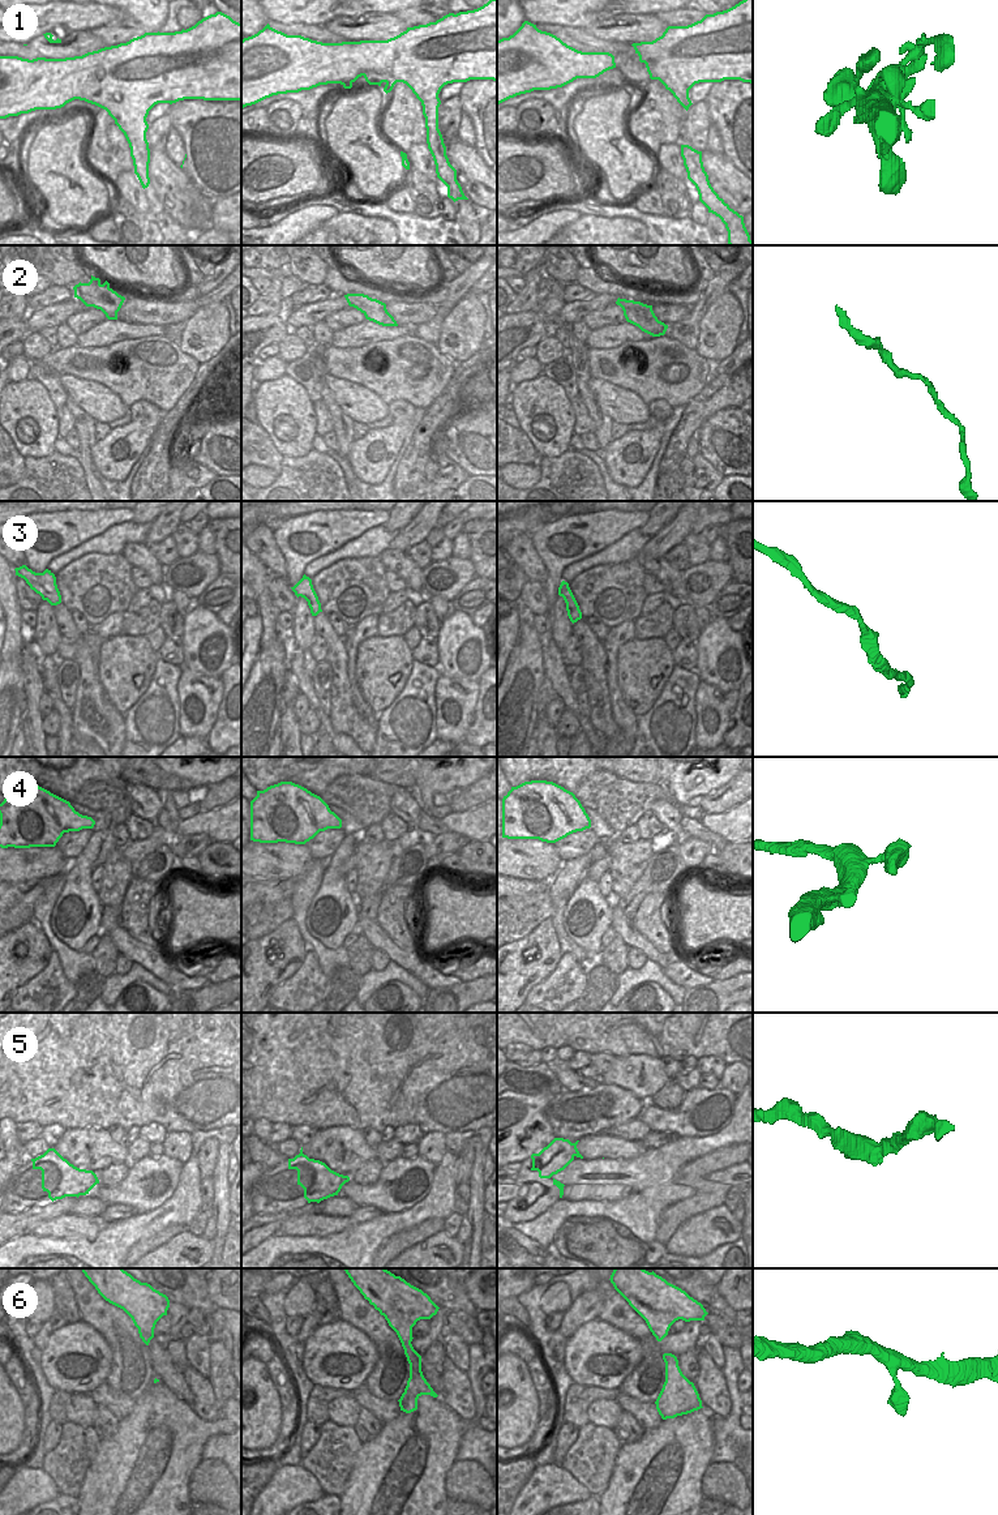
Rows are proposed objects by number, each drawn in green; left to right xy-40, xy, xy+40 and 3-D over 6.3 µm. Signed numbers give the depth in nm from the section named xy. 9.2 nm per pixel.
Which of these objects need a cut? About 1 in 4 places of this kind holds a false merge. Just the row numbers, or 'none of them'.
4.

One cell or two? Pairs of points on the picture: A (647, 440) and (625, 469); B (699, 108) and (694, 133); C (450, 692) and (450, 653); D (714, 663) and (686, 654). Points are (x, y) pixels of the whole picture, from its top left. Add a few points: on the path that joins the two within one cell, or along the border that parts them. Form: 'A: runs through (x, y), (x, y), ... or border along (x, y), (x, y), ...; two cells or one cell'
A: runs through (635, 441), (622, 448), (622, 457); one cell
B: runs through (698, 115), (695, 127); one cell
C: border along (441, 673), (449, 677), (472, 679), (478, 683); two cells
D: border along (694, 642), (697, 651), (695, 670); two cells

